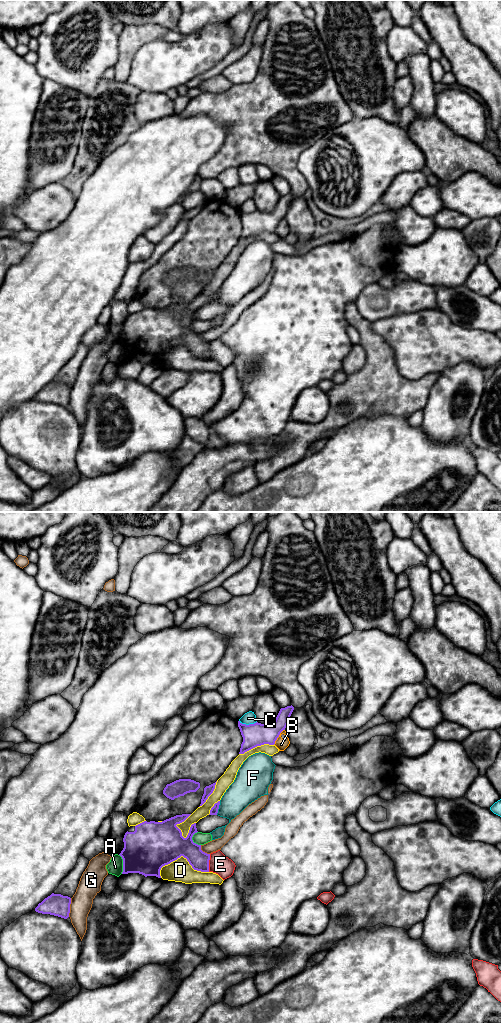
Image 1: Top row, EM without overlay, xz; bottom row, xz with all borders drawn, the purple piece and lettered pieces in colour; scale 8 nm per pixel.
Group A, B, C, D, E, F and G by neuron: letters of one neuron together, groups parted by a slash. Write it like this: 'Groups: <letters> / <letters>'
Groups: A / B / C / D / E / F / G

